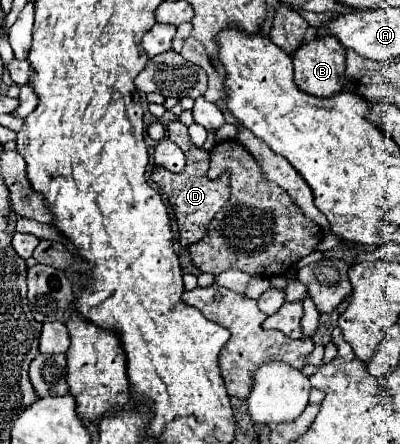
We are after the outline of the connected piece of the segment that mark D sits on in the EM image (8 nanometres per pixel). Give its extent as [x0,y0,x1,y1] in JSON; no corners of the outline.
[150,121,232,247]

